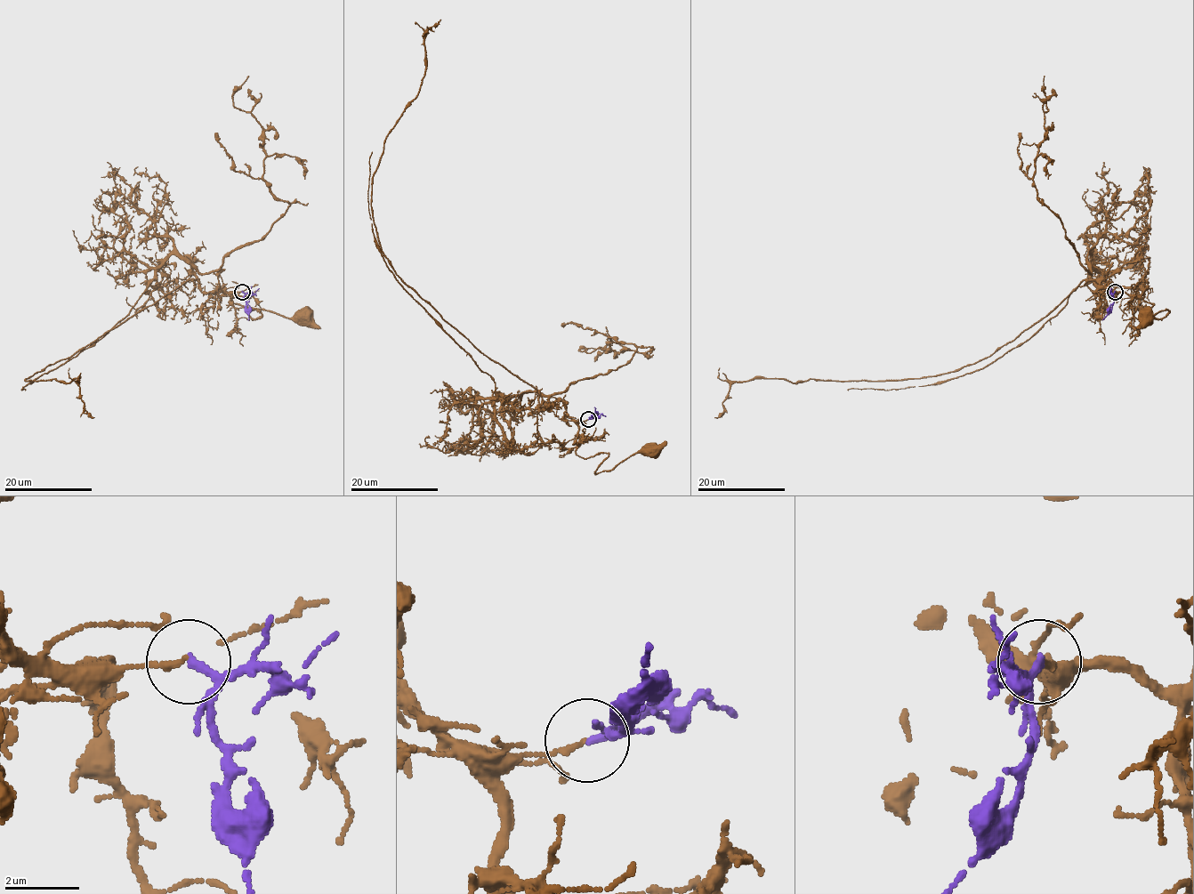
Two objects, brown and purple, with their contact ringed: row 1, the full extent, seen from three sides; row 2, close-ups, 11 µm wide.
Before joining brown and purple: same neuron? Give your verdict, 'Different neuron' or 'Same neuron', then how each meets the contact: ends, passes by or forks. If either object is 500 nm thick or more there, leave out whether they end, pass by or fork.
Different neuron. At the ring brown ends. At the ring purple passes by

